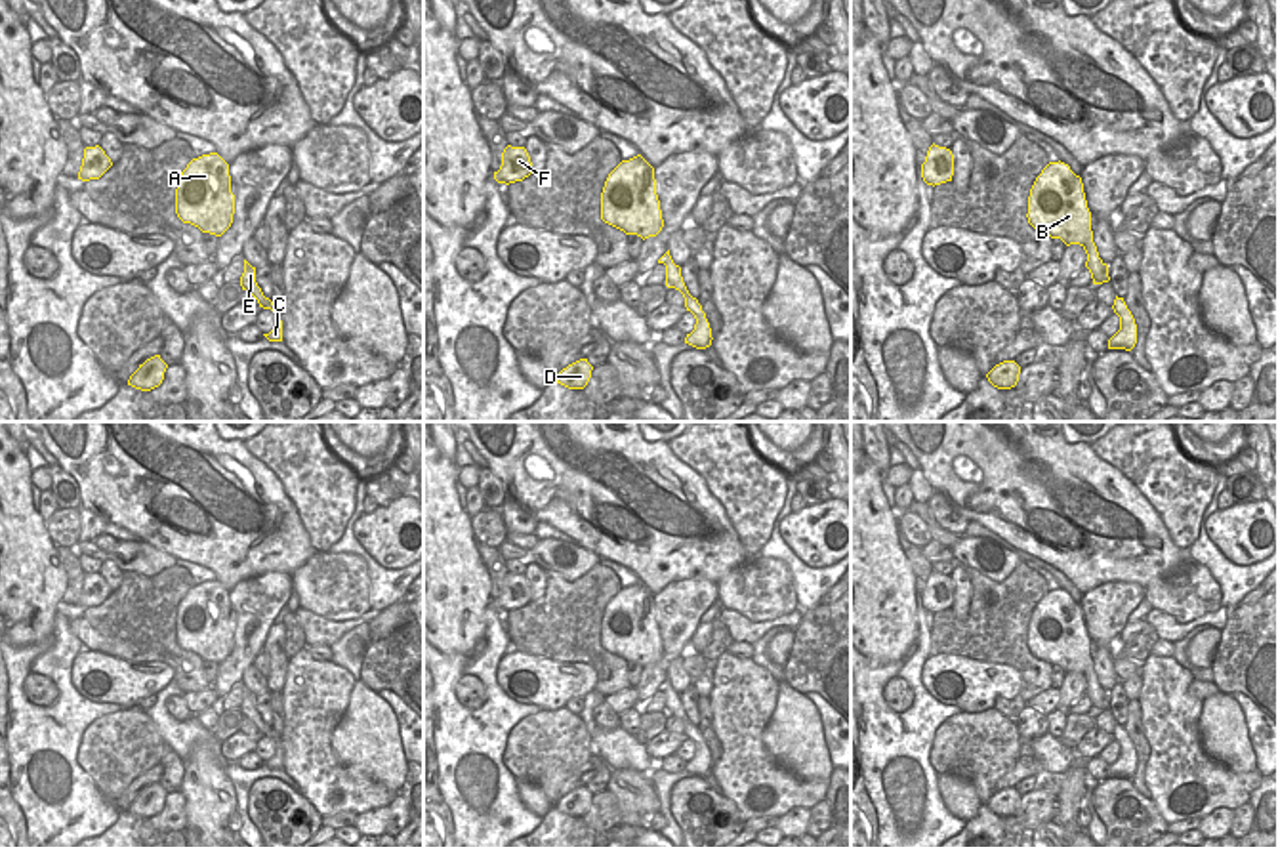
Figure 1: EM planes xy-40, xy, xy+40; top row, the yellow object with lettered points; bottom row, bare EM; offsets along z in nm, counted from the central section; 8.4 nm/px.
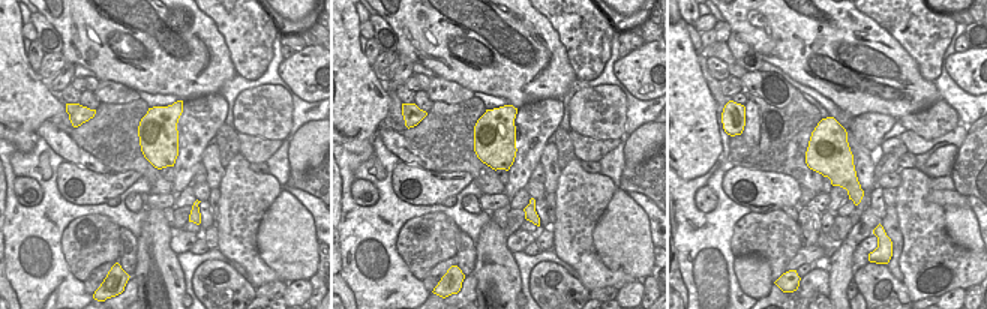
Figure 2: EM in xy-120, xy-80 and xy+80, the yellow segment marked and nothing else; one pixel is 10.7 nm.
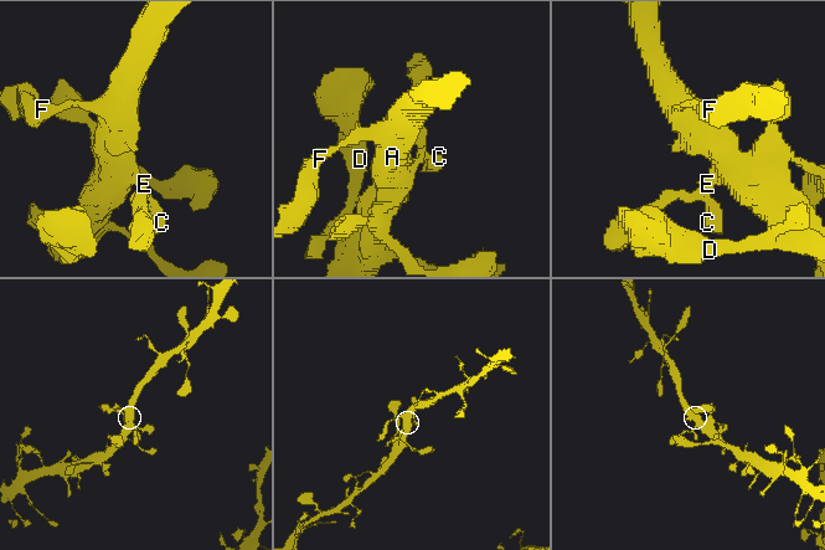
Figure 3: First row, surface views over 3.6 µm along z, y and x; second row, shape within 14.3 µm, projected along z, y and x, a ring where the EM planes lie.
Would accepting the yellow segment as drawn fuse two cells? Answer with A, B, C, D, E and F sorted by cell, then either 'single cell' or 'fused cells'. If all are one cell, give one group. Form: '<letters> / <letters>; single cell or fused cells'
A B C D E F; single cell

